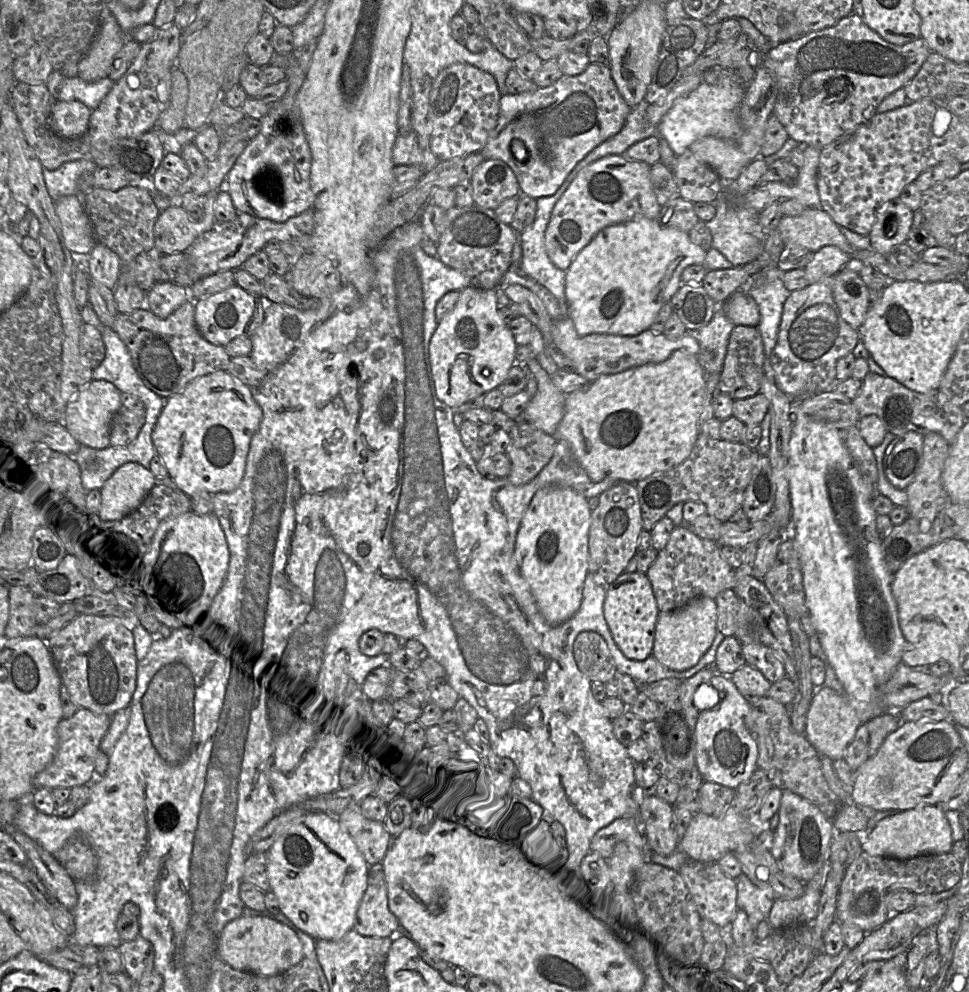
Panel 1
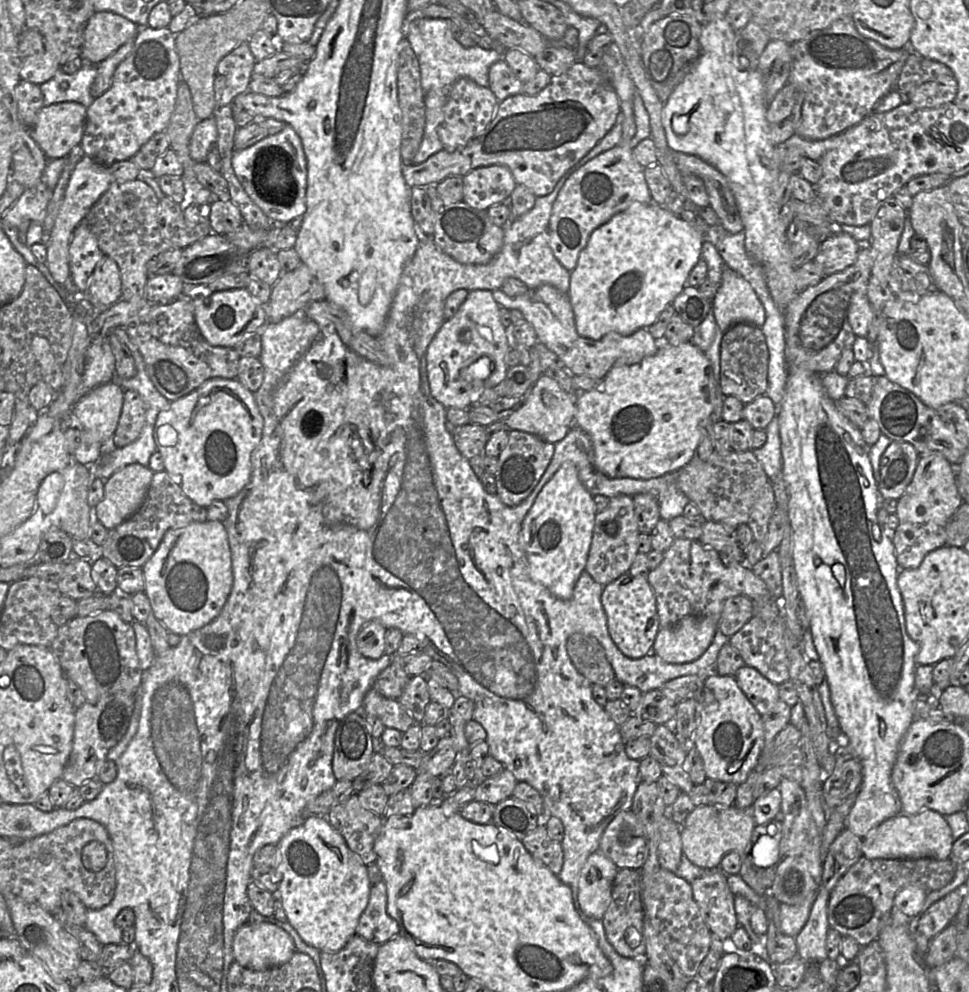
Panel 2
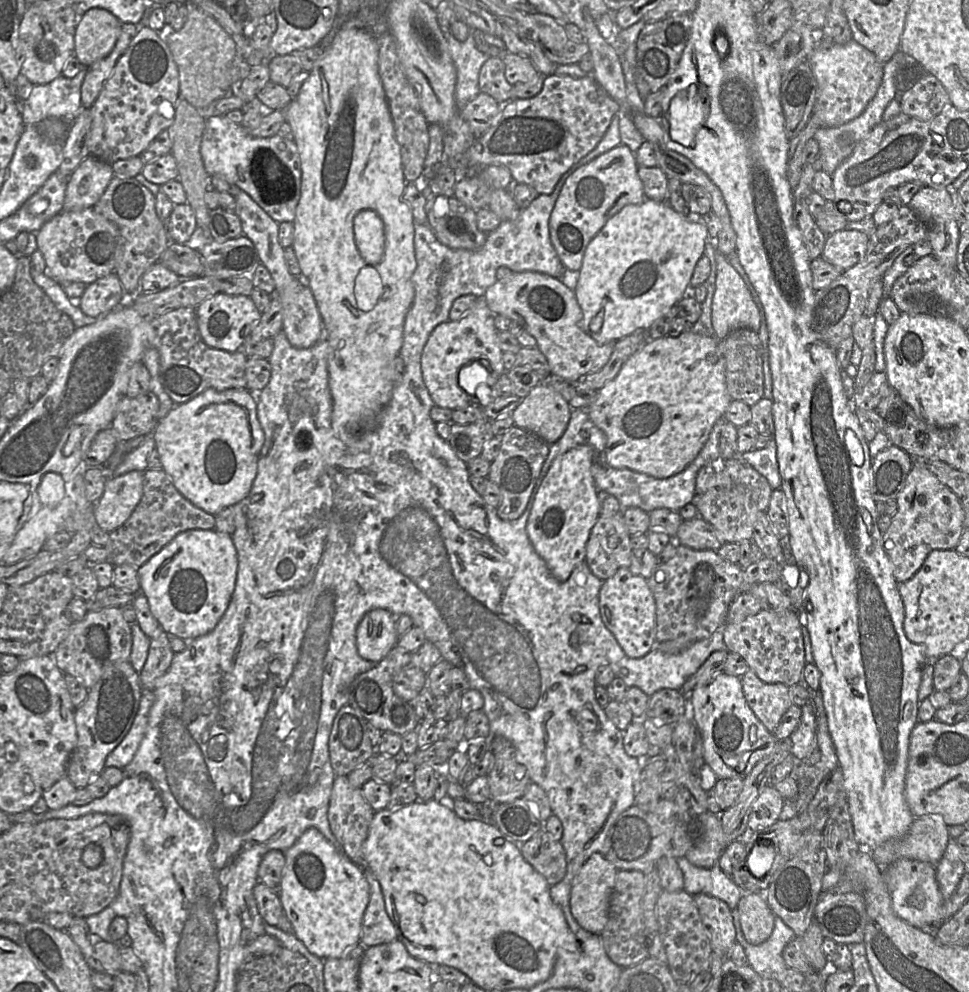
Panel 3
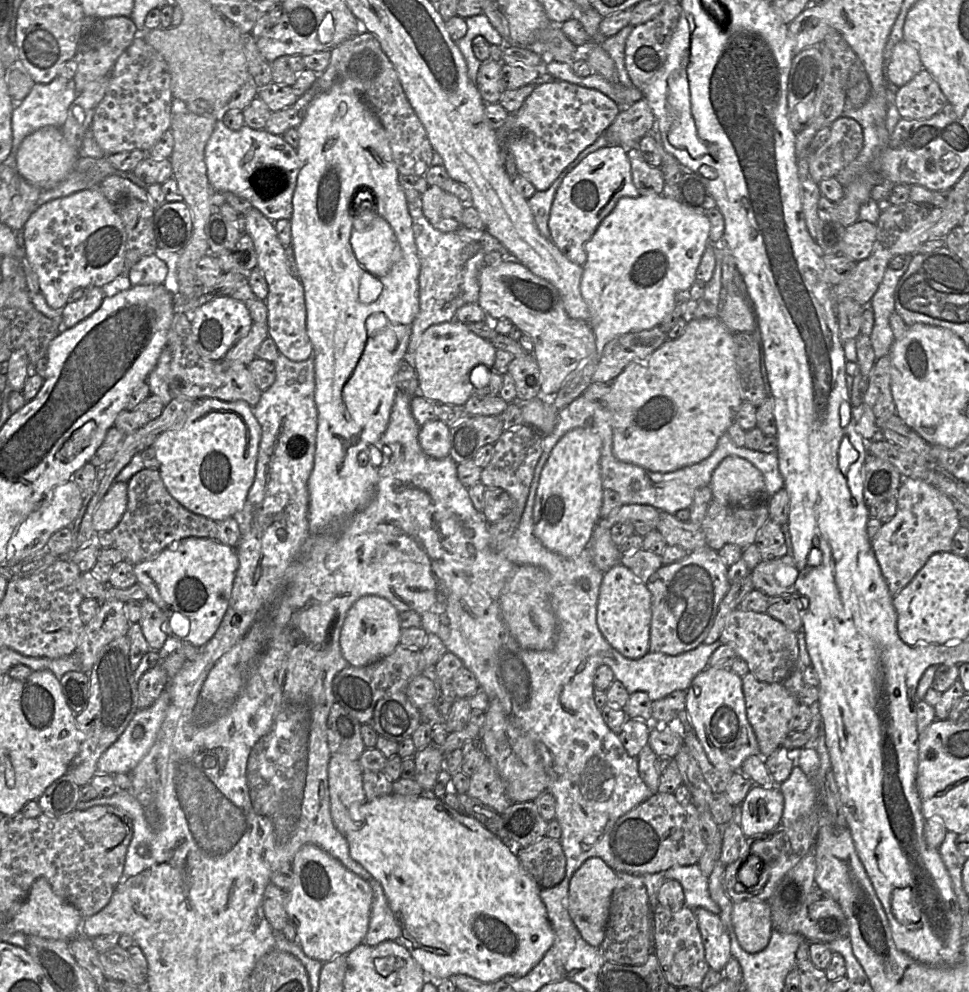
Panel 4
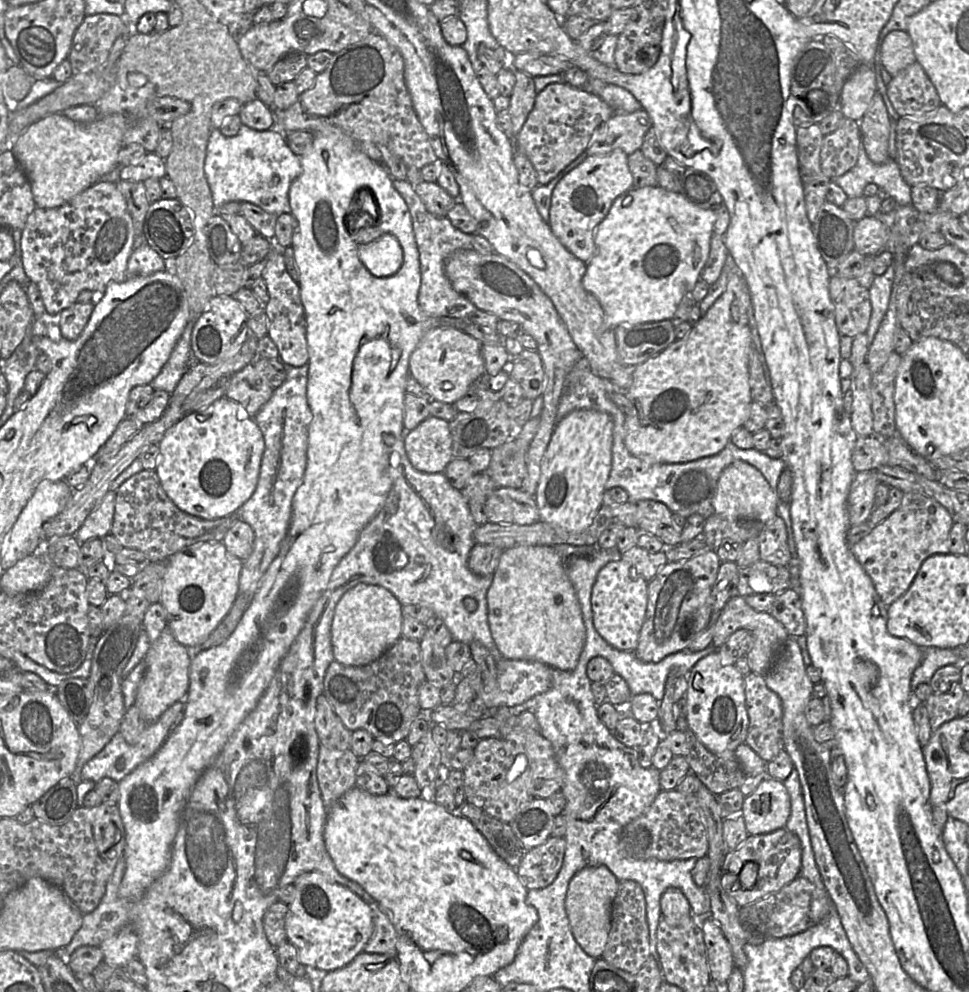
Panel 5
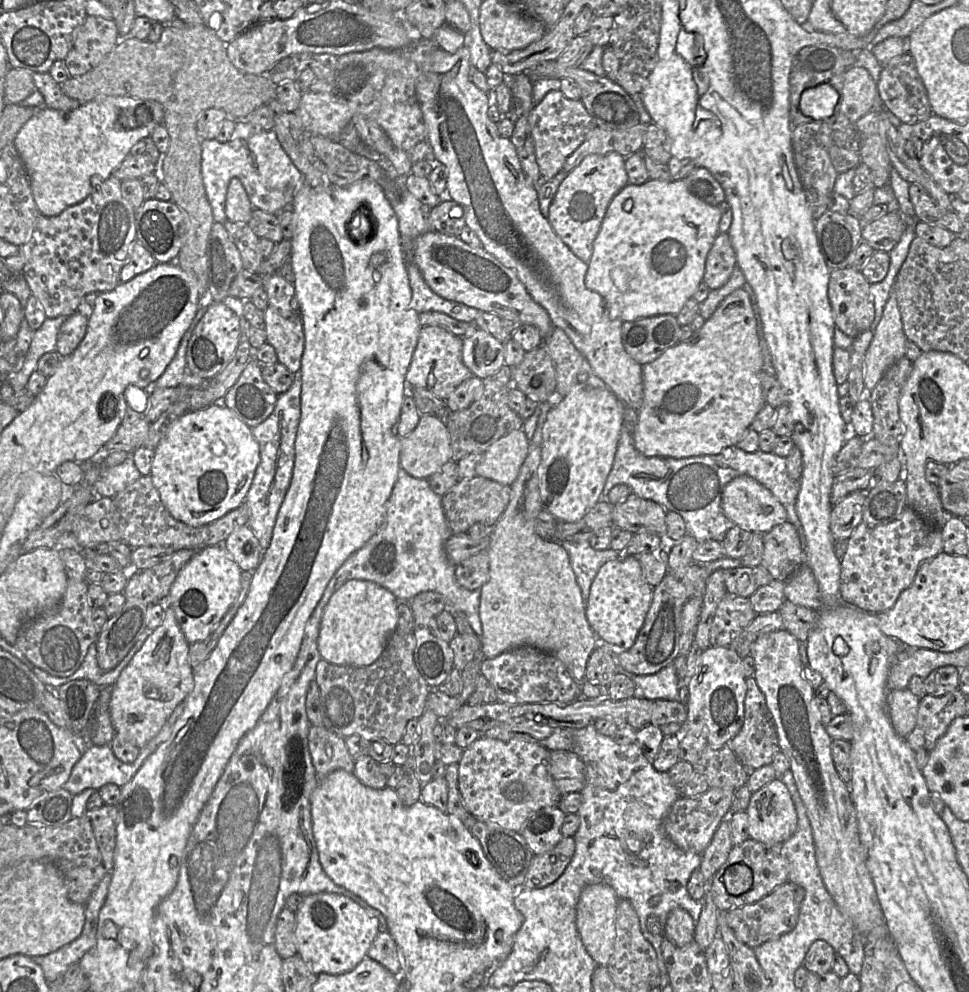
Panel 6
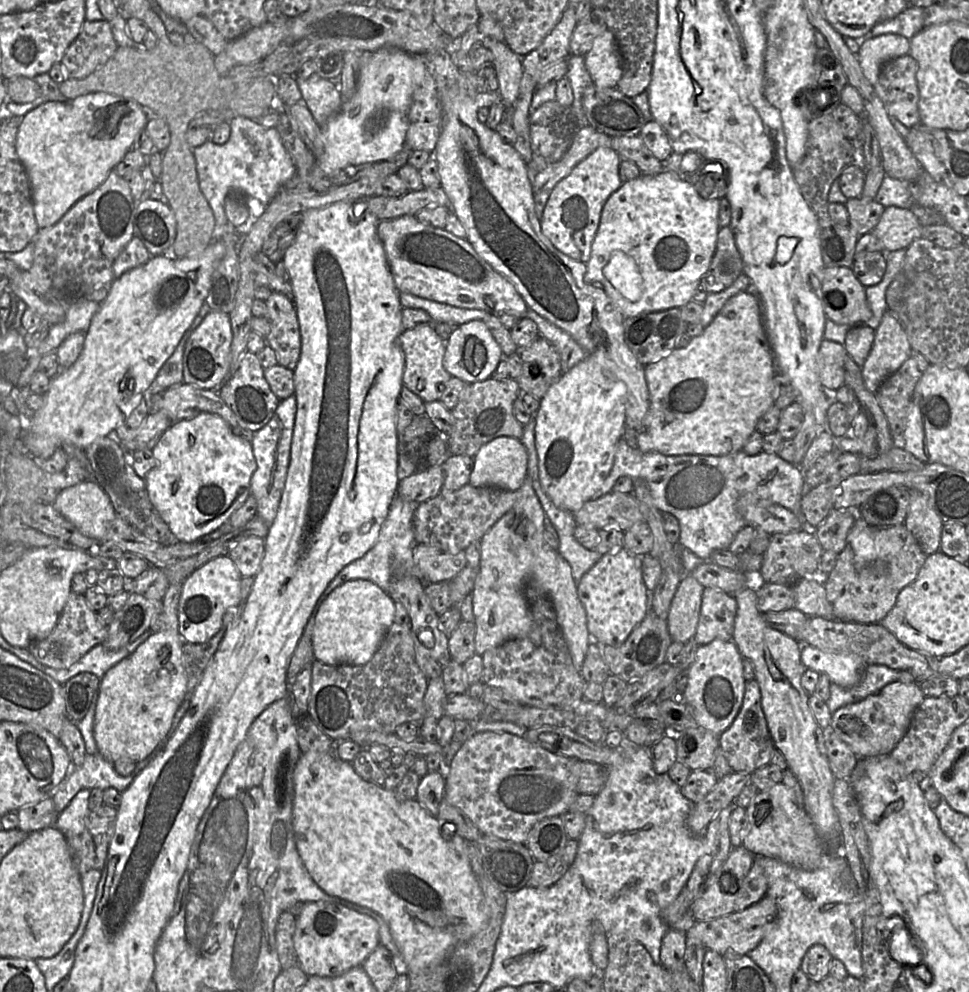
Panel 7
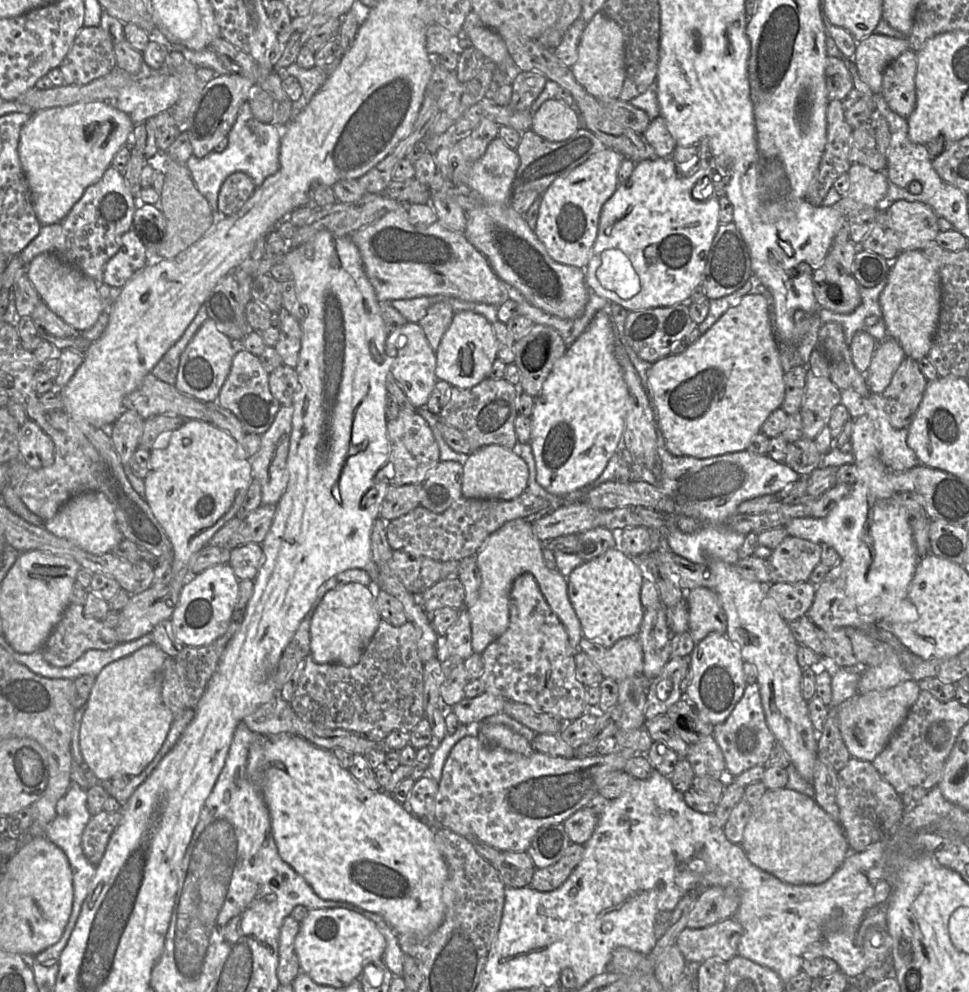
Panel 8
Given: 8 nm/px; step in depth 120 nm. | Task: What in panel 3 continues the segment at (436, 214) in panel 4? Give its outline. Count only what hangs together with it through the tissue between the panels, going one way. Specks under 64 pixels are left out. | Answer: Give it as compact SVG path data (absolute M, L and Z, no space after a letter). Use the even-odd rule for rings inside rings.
M438 195L427 197L425 210L427 224L443 245L453 249L477 250L487 238L487 233L477 227L476 211L459 201L455 196L447 197L449 211L442 217L434 214L433 206Z

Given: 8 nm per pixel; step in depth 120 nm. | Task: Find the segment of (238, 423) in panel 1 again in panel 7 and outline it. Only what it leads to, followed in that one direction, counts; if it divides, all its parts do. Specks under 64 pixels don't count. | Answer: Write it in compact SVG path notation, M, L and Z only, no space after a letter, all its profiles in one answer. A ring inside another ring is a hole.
M201 412L192 418L174 421L171 426L161 435L154 448L152 448L152 452L154 456L154 465L144 479L145 489L152 504L179 541L193 542L206 534L213 532L219 528L251 494L250 481L257 467L251 441L246 436L235 434L228 423L217 414Z

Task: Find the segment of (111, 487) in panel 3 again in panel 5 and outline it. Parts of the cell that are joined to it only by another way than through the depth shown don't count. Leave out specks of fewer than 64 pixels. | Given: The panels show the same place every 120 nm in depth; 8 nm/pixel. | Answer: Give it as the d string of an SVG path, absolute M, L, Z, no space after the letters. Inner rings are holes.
M108 490L101 503L90 513L76 532L75 537L80 543L92 538L103 538L111 534L115 500L116 491Z

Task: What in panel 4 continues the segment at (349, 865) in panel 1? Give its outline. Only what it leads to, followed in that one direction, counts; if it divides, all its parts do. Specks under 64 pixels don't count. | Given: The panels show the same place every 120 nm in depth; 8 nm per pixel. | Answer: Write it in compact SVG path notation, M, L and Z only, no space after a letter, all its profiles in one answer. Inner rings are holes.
M313 844L301 847L291 869L293 886L286 893L286 914L296 933L295 942L307 957L323 964L347 956L363 943L368 931L372 907L370 885Z

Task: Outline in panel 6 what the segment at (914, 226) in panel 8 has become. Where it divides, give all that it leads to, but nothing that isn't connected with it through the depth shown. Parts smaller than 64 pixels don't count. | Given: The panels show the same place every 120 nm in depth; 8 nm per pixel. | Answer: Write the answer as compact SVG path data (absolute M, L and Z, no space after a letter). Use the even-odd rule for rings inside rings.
M888 212L875 221L862 226L862 241L875 251L889 253L900 241L907 227L907 219L899 212Z

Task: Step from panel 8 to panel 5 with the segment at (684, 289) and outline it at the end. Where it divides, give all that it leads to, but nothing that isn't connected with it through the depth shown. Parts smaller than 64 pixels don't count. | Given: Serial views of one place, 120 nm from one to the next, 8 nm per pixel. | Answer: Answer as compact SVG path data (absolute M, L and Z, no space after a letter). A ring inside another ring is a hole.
M657 186L632 188L620 195L595 232L595 251L582 278L583 288L600 302L605 325L641 324L671 320L682 298L691 292L699 279L710 253L716 212L700 208L679 192Z

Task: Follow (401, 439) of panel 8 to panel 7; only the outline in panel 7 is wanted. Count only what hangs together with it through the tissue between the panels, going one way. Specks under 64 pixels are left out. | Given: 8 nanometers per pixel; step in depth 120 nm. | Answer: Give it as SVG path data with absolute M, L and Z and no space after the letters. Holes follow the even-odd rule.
M424 414L415 415L403 433L398 434L397 475L400 480L431 467L428 464L428 444L436 432L433 423Z

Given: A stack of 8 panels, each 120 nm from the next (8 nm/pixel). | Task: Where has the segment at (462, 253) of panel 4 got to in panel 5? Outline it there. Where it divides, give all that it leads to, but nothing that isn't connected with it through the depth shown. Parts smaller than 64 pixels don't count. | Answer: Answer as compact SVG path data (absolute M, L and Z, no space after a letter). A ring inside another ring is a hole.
M394 180L393 186L404 199L412 219L413 232L419 252L421 285L418 294L420 309L429 317L467 318L477 308L452 287L445 273L445 261L454 252L472 248L472 235L455 228L447 217L431 214L407 180Z

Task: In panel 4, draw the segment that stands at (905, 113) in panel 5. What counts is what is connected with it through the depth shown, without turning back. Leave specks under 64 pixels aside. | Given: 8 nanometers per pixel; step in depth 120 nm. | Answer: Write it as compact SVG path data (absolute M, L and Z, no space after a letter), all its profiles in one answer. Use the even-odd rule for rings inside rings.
M925 69L898 88L895 106L903 119L929 119L948 103L939 84Z

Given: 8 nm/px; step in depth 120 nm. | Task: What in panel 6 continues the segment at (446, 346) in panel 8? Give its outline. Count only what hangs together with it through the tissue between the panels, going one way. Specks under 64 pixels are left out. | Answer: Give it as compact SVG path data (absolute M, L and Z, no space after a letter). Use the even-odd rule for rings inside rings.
M481 328L463 336L462 361L474 377L486 379L505 365L505 343Z

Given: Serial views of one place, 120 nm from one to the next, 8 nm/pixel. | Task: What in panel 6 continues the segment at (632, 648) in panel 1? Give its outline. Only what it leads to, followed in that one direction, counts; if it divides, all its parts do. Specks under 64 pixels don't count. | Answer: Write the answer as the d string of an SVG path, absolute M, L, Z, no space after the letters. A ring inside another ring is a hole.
M622 553L620 558L607 561L599 569L591 584L588 600L585 604L585 614L594 633L606 643L611 644L609 649L615 655L628 650L635 643L651 605L652 595L653 588L647 583L637 556Z

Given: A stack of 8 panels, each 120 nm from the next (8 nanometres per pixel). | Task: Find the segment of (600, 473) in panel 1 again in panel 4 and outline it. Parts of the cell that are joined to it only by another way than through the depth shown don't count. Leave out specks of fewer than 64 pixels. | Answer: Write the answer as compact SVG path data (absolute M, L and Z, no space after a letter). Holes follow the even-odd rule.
M718 316L688 322L681 337L668 338L649 357L629 364L612 381L610 392L600 399L610 414L615 458L661 473L673 472L709 457L719 438L735 421L736 411L742 402L734 333Z

